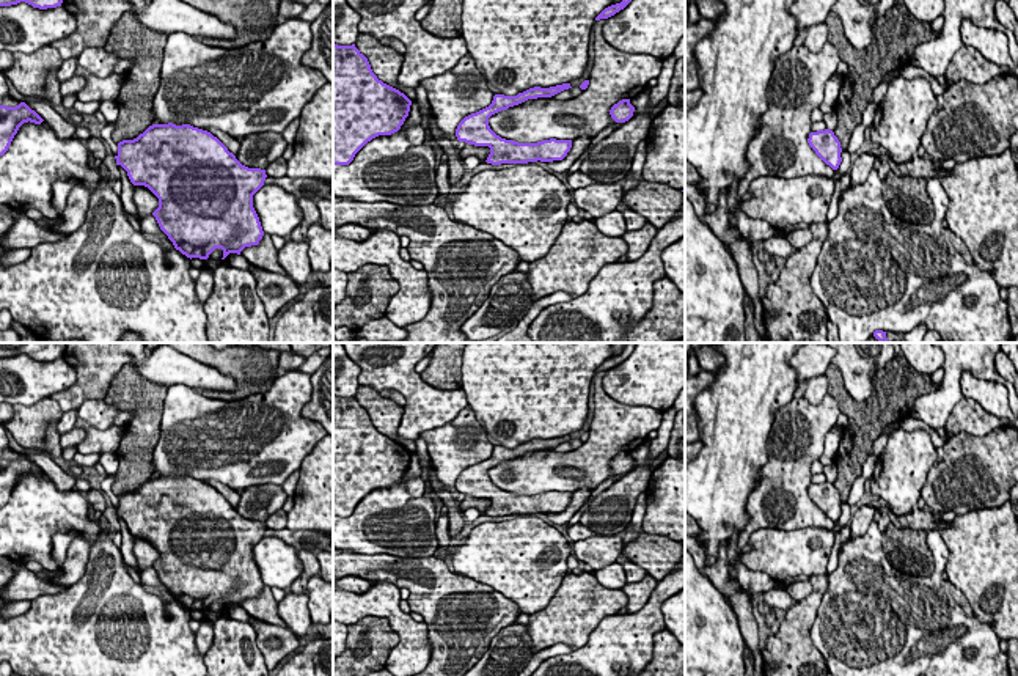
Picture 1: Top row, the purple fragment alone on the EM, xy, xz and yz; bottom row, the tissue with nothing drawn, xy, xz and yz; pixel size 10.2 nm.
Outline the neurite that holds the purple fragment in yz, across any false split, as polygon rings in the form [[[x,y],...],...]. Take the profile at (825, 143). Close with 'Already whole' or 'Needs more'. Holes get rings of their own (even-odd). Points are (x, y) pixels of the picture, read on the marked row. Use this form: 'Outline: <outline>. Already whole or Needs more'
Outline: [[[825,129],[811,132],[807,143],[826,165],[829,165],[833,170],[839,168],[842,162],[842,148],[833,130]]]. Already whole

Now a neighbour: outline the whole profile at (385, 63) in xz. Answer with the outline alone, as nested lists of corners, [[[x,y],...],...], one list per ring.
[[[358,33],[355,47],[368,58],[371,69],[379,80],[399,90],[410,101],[415,101],[416,88],[404,88],[397,83],[404,53],[399,53],[388,46],[383,46],[377,38],[368,33]]]

